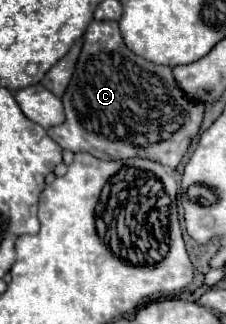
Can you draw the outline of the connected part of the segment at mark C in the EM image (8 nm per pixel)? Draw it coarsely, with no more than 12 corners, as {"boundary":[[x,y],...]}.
{"boundary":[[93,20],[47,134],[171,170],[207,104]]}

